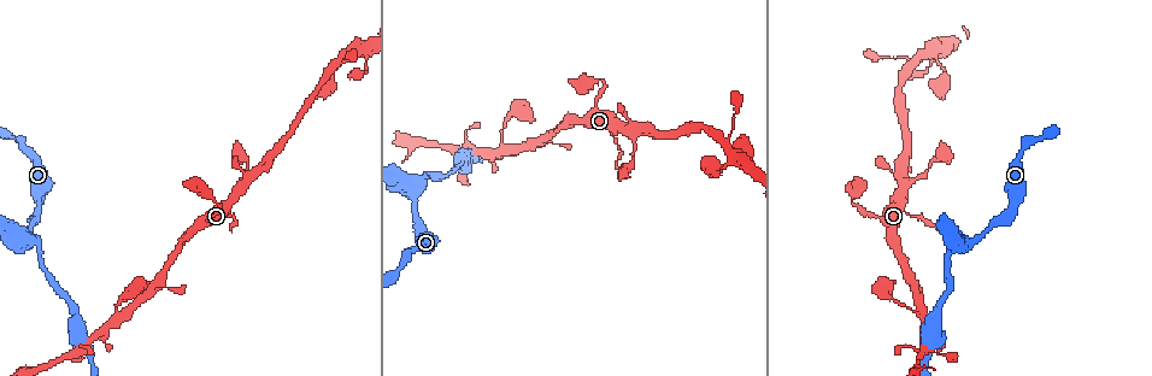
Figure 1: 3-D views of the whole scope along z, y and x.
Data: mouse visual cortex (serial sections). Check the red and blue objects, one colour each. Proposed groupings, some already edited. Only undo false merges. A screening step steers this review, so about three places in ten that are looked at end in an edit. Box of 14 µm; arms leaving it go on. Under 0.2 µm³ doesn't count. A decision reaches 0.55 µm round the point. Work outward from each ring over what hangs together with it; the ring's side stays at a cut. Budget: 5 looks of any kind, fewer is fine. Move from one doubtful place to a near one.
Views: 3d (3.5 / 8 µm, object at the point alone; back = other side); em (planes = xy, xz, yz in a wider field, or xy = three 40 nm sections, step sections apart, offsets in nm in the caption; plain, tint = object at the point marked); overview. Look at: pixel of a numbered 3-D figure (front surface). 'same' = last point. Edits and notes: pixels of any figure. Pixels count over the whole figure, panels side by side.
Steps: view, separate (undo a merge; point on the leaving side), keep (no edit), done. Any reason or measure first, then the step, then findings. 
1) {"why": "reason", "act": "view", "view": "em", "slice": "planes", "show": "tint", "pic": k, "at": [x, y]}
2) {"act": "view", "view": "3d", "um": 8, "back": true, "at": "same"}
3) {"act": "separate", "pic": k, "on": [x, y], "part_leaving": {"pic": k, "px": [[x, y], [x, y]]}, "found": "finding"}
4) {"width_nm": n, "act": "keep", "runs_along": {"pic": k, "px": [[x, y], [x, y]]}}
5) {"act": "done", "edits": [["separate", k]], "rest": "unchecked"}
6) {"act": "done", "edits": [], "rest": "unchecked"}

{"why": "three-way junction", "act": "view", "view": "3d", "um": 3.5, "pic": 1, "at": [511, 152]}

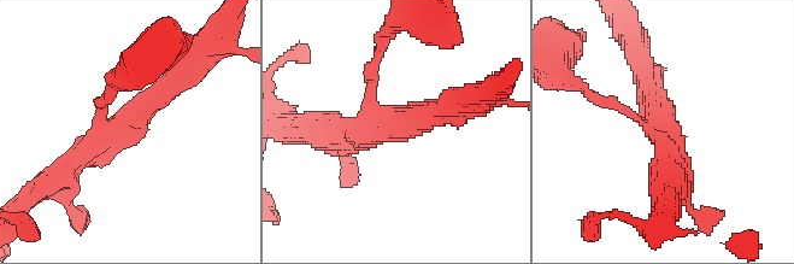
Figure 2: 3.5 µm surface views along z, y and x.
{"arms": 3, "arm_widths_nm": [150, 300, 350], "why": "shape alone is not enough", "act": "view", "view": "em", "slice": "planes", "show": "tint", "pic": 2, "at": [390, 126]}

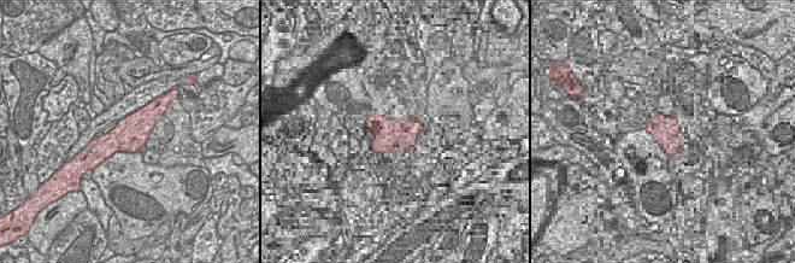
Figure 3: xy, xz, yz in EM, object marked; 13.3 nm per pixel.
{"act": "keep", "runs_along": {"pic": 2, "px": [[180, 74], [135, 118], [58, 174]]}, "found": "one cell here"}

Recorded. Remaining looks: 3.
{"why": "abrupt turn", "act": "view", "view": "3d", "um": 3.5, "pic": 1, "at": [27, 243]}

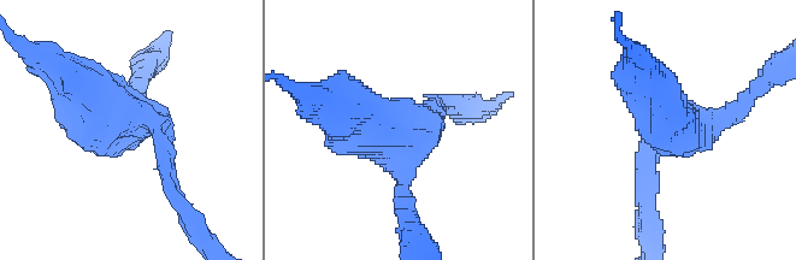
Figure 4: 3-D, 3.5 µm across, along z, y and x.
{"act": "view", "view": "em", "slice": "xy", "step": 1, "show": "tint", "pic": 4, "at": [399, 139]}

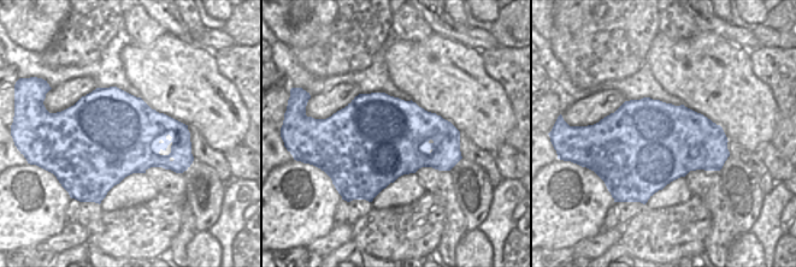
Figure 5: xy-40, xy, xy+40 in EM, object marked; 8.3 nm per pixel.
{"act": "keep", "runs_along": {"pic": 4, "px": [[750, 95], [649, 161]]}, "found": "one cell here"}

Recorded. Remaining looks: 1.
{"act": "done", "edits": [], "rest": "unchecked"}

